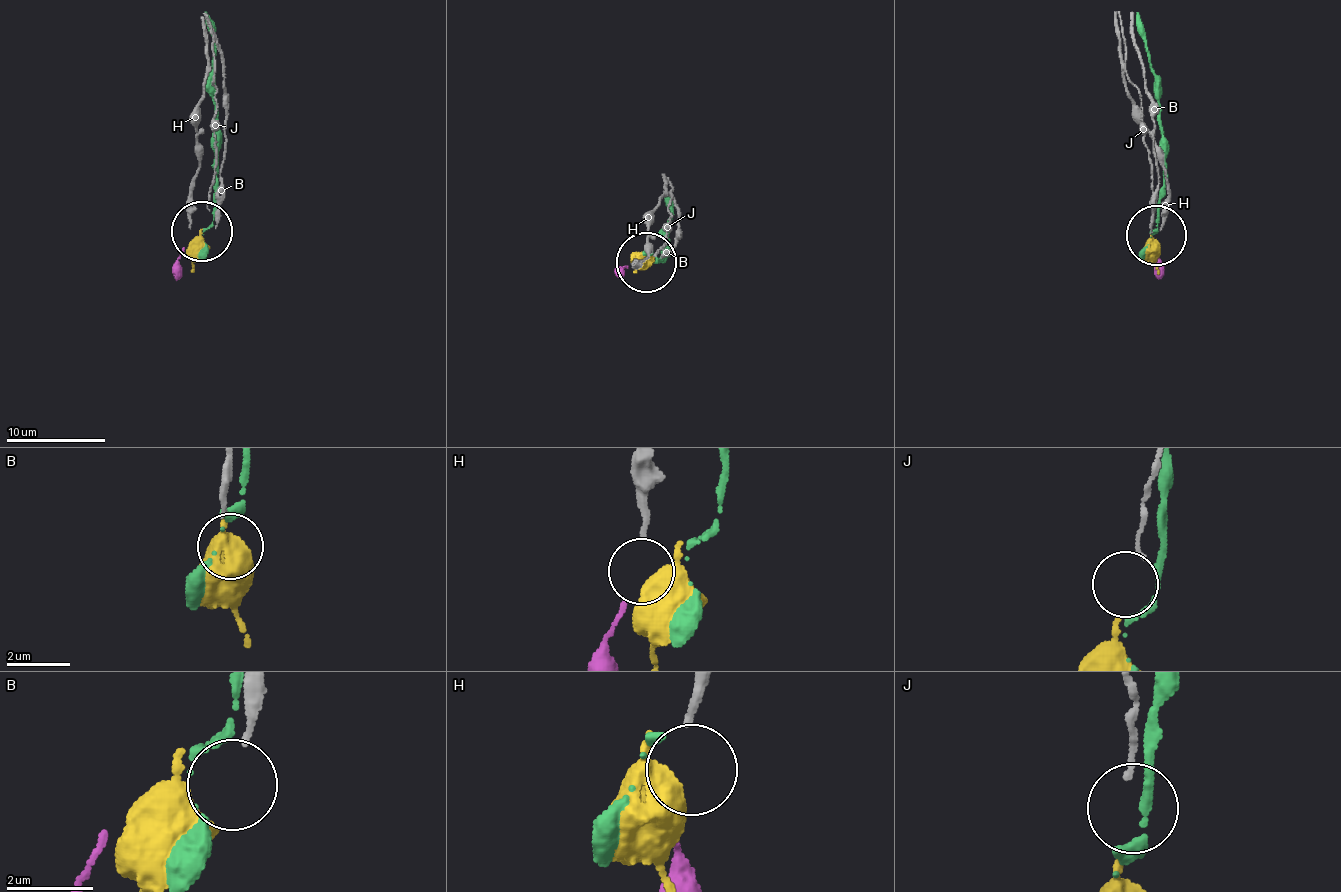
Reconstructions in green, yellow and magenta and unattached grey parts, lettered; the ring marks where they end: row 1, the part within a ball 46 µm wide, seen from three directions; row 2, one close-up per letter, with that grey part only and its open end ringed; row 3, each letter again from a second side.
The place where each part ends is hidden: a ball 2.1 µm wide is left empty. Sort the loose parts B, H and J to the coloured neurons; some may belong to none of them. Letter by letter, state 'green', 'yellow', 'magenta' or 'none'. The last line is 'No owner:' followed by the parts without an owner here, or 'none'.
B: none
H: magenta
J: yellow
No owner: B

